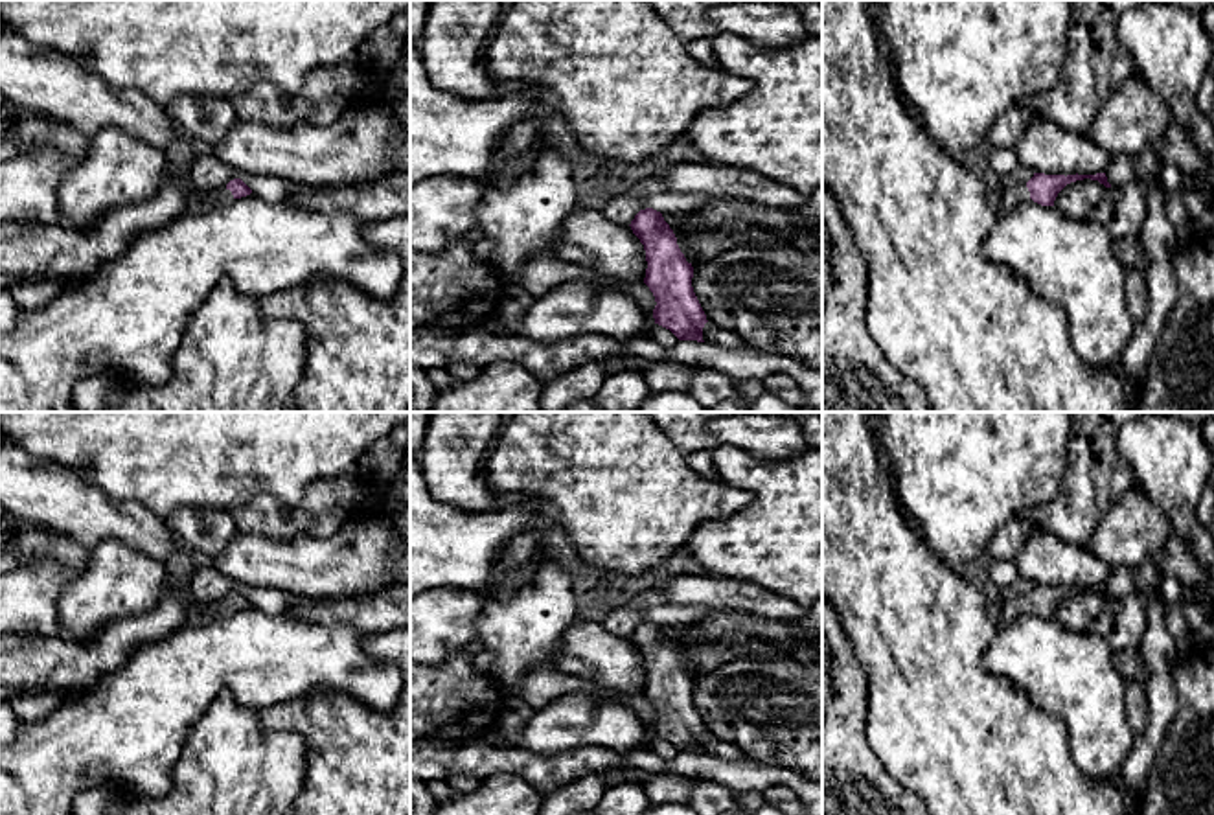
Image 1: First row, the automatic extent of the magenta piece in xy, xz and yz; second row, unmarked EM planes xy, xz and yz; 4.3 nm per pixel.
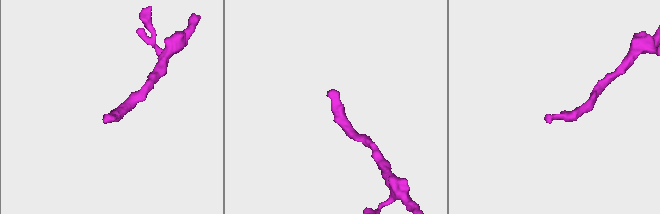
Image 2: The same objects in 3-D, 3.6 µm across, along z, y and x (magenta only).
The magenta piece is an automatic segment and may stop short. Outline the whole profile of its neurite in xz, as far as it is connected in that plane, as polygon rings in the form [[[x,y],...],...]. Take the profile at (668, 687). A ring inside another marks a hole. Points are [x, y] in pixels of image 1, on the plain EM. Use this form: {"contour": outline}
{"contour": [[[646,620],[631,633],[633,646],[646,662],[644,695],[655,708],[655,736],[670,741],[679,752],[703,752],[706,727],[693,705],[693,679],[686,673],[677,649],[662,626]]]}

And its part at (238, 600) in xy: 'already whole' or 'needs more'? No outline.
needs more

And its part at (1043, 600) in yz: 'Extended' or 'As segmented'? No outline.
Extended

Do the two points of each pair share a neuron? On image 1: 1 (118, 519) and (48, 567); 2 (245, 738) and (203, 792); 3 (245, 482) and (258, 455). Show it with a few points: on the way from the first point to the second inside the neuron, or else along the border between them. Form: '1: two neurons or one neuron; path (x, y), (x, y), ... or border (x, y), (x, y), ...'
1: two neurons; border (41, 525), (57, 528), (89, 550)
2: one neuron; path (232, 751), (229, 766), (216, 779)
3: one neuron; path (245, 475), (245, 468), (251, 462)

